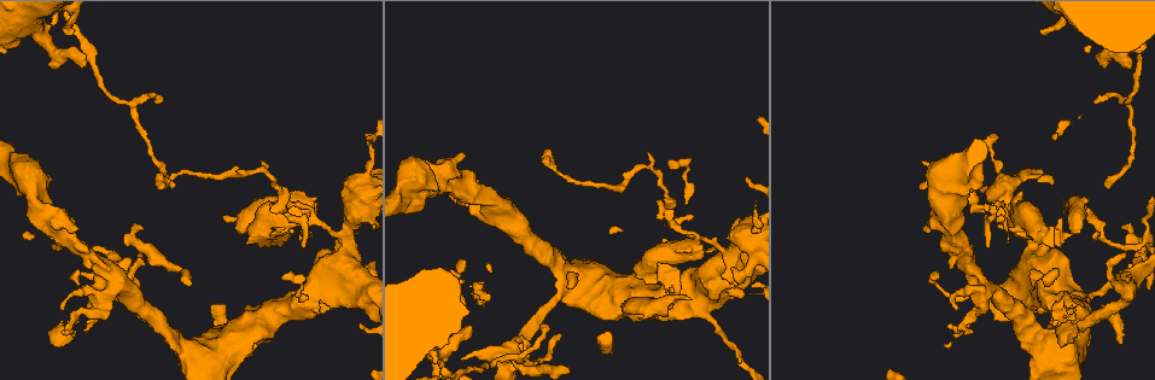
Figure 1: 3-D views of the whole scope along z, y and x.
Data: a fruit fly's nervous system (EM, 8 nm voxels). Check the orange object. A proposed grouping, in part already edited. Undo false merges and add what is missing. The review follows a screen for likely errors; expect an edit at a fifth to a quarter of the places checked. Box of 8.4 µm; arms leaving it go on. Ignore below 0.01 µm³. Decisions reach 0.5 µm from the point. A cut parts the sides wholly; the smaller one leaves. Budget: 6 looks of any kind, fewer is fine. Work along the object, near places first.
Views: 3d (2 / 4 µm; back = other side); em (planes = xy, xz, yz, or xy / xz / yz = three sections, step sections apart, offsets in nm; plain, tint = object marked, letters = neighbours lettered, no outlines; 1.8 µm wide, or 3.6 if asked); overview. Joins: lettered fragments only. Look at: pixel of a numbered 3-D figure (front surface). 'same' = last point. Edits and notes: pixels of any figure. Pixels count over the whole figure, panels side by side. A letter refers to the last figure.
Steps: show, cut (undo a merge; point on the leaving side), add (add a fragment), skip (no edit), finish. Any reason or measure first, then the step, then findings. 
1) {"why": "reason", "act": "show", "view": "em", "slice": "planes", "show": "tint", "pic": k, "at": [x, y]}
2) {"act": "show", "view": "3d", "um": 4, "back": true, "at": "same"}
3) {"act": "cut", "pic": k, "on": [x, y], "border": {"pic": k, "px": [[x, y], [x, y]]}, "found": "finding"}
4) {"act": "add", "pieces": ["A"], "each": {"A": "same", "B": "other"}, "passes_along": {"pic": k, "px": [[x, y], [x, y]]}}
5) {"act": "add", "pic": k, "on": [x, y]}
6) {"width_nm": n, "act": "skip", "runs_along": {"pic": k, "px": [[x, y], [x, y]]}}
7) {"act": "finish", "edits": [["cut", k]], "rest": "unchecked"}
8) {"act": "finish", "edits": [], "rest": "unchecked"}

{"why": "branch stops here", "act": "show", "view": "3d", "um": 2, "pic": 1, "at": [1122, 227]}

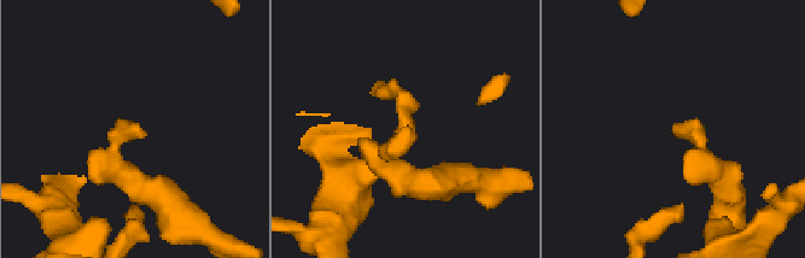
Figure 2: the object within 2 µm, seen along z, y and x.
{"act": "show", "view": "em", "um": 3.6, "slice": "planes", "show": "letters", "pic": 2, "at": [136, 126]}

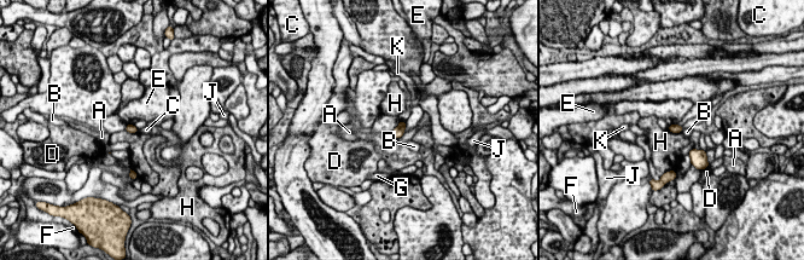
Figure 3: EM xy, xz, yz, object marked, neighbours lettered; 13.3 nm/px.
{"longest_contact_nm": ["F", 240], "act": "skip", "each": {"A": "other", "B": "other", "C": "other", "D": "other", "E": "other", "F": "other", "G": "other", "H": "other", "J": "other", "K": "other"}, "border": {"pic": 3, "px": [[676, 123], [669, 126]]}, "found": "none of them fits"}

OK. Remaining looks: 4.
{"why": "free end", "act": "show", "view": "em", "slice": "xz", "step": 8, "show": "tint", "pic": 1, "at": [1128, 271]}

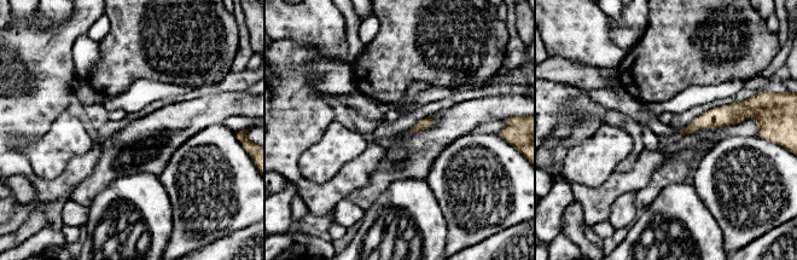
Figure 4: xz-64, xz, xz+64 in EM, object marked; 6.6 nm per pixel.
{"act": "show", "view": "em", "slice": "planes", "show": "letters", "at": "same"}

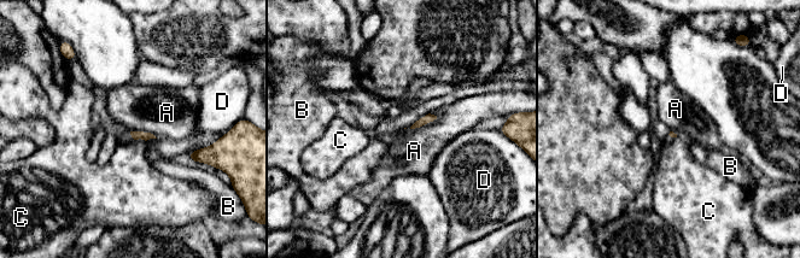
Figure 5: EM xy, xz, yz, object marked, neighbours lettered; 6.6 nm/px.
{"act": "skip", "each": {"A": "other", "B": "other", "C": "other", "D": "other"}, "found": "no lettered fragment goes on from it"}

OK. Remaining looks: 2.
{"why": "free end", "act": "show", "view": "em", "slice": "planes", "show": "plain", "pic": 1, "at": [1096, 102]}

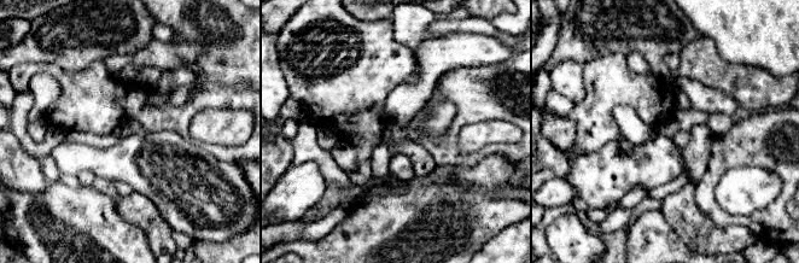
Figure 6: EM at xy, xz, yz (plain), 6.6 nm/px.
{"act": "show", "view": "em", "slice": "planes", "show": "letters", "at": "same"}

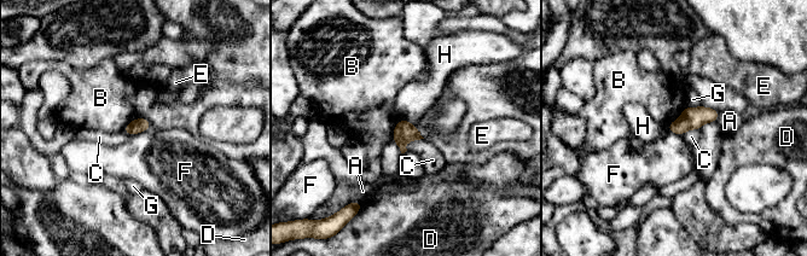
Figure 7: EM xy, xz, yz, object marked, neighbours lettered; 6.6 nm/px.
{"act": "skip", "each": {"A": "other", "B": "other", "C": "other", "D": "other", "E": "other", "F": "other", "G": "other", "H": "other"}, "border": {"pic": 7, "px": [[151, 127], [128, 135]]}, "found": "no lettered fragment goes on from it"}

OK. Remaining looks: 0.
{"act": "finish", "edits": [], "rest": "unchecked"}

